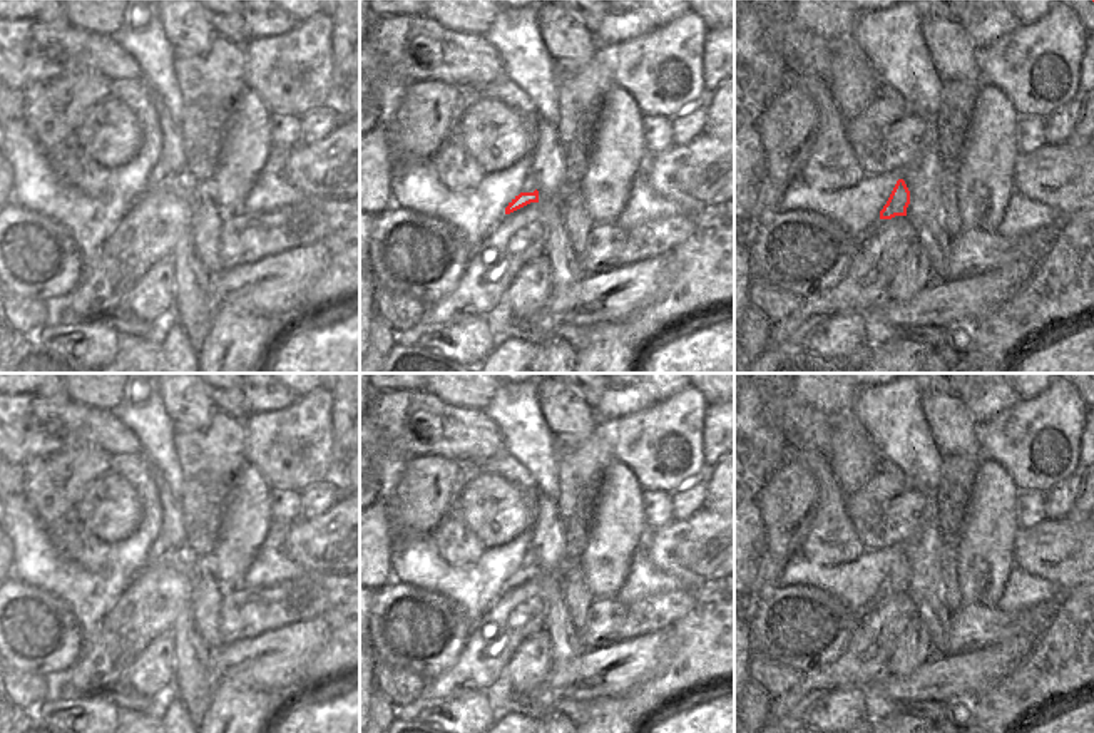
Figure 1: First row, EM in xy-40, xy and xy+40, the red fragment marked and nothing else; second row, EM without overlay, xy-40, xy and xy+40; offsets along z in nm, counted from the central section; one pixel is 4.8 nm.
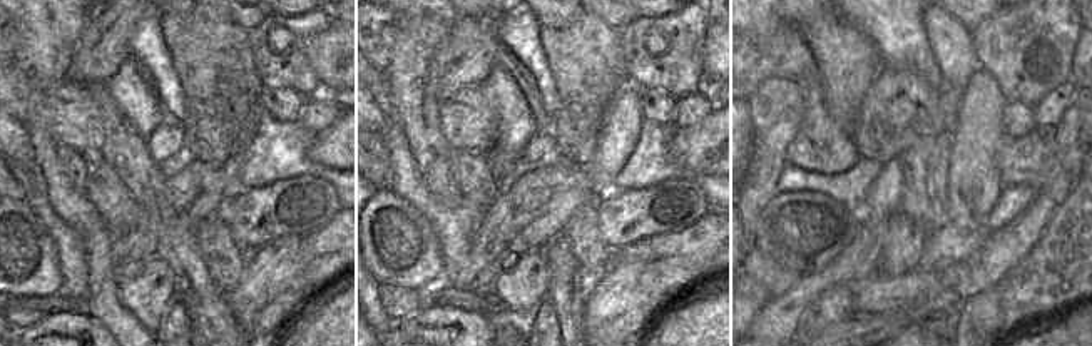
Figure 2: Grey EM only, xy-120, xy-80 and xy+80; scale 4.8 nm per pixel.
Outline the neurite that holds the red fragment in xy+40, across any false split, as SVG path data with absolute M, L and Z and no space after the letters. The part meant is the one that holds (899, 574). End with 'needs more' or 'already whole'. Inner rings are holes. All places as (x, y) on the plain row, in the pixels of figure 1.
M898 554L887 579L880 586L880 594L892 594L895 591L907 591L910 579L910 566L903 554Z; already whole

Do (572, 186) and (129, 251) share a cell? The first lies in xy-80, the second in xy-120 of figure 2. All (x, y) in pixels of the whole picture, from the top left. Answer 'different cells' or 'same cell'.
same cell

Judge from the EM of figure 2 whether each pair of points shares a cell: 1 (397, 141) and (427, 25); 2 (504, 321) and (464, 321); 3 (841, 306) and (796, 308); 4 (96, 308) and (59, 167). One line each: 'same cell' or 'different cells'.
1: different cells
2: different cells
3: different cells
4: same cell

